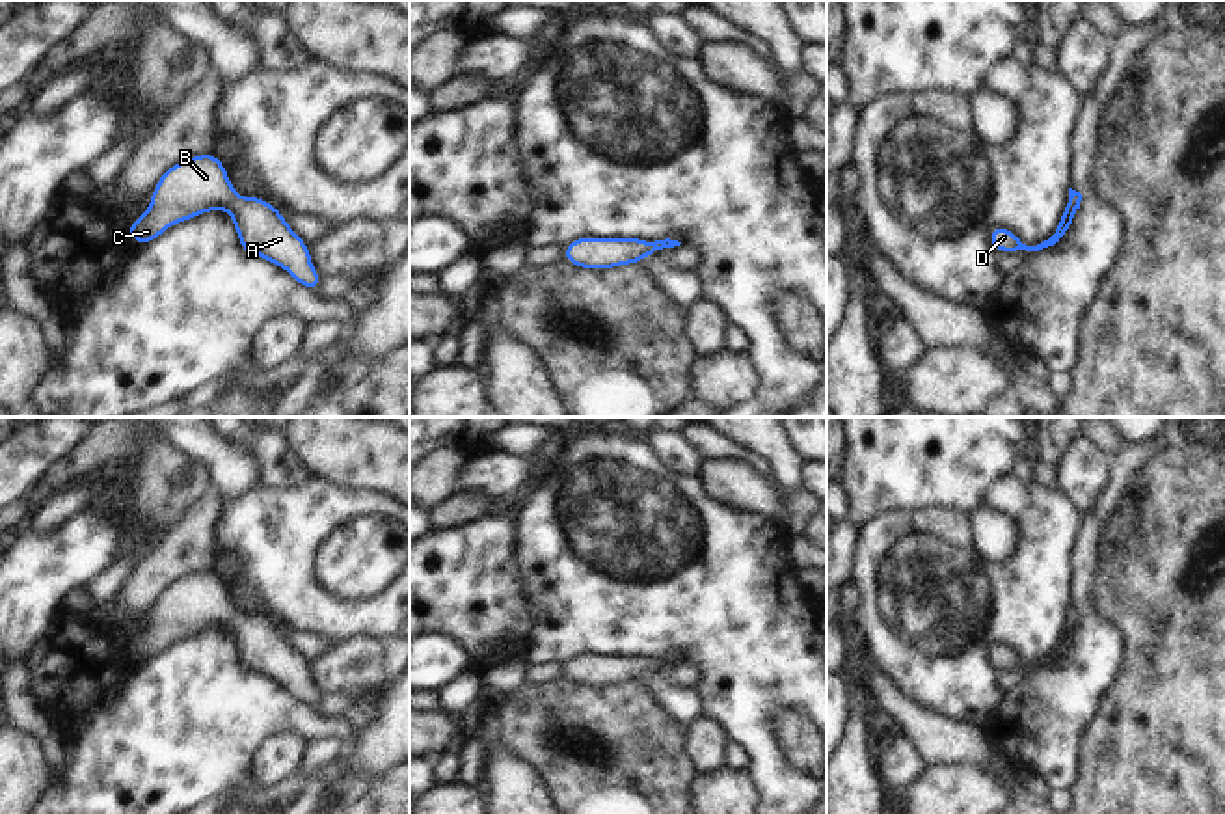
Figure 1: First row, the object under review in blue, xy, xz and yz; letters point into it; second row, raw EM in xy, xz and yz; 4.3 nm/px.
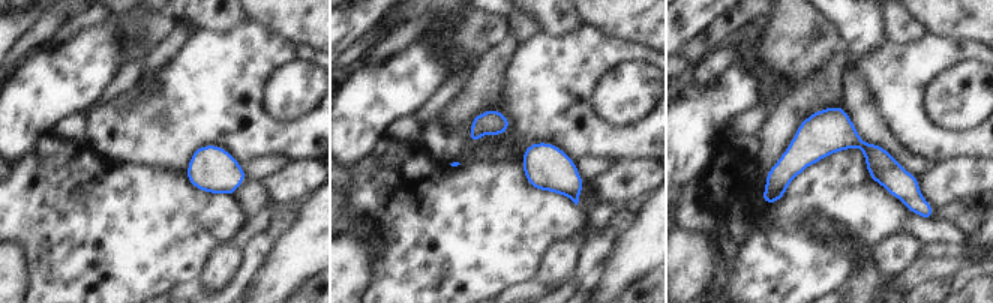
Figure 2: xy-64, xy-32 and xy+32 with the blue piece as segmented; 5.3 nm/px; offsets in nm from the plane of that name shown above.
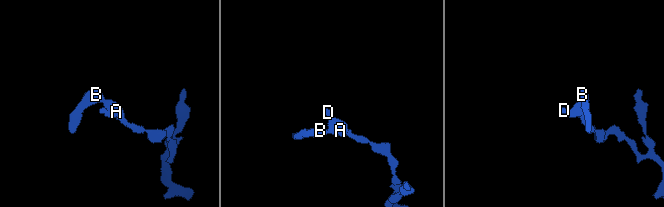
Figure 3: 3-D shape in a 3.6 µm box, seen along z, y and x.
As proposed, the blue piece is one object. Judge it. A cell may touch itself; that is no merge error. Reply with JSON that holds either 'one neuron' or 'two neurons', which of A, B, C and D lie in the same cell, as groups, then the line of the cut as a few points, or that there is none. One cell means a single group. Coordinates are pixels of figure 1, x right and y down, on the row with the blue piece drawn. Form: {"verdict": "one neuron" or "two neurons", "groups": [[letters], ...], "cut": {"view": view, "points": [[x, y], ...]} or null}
{"verdict": "one neuron", "groups": [["A", "B", "C", "D"]], "cut": null}

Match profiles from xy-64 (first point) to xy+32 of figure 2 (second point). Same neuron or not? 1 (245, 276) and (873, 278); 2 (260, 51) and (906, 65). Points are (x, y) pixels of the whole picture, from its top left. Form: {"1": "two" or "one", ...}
{"1": "two", "2": "one"}

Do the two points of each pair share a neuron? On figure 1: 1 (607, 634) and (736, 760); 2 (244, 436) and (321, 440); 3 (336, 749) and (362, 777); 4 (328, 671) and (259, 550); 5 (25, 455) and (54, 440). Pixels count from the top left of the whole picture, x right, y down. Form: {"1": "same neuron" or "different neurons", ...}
{"1": "different neurons", "2": "different neurons", "3": "different neurons", "4": "different neurons", "5": "same neuron"}

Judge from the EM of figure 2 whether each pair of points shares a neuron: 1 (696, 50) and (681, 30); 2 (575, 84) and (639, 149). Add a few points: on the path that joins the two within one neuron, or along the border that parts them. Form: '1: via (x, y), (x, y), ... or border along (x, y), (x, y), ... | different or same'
1: border along (716, 18), (681, 50) | different
2: via (588, 105), (588, 116), (614, 141), (618, 141) | same

